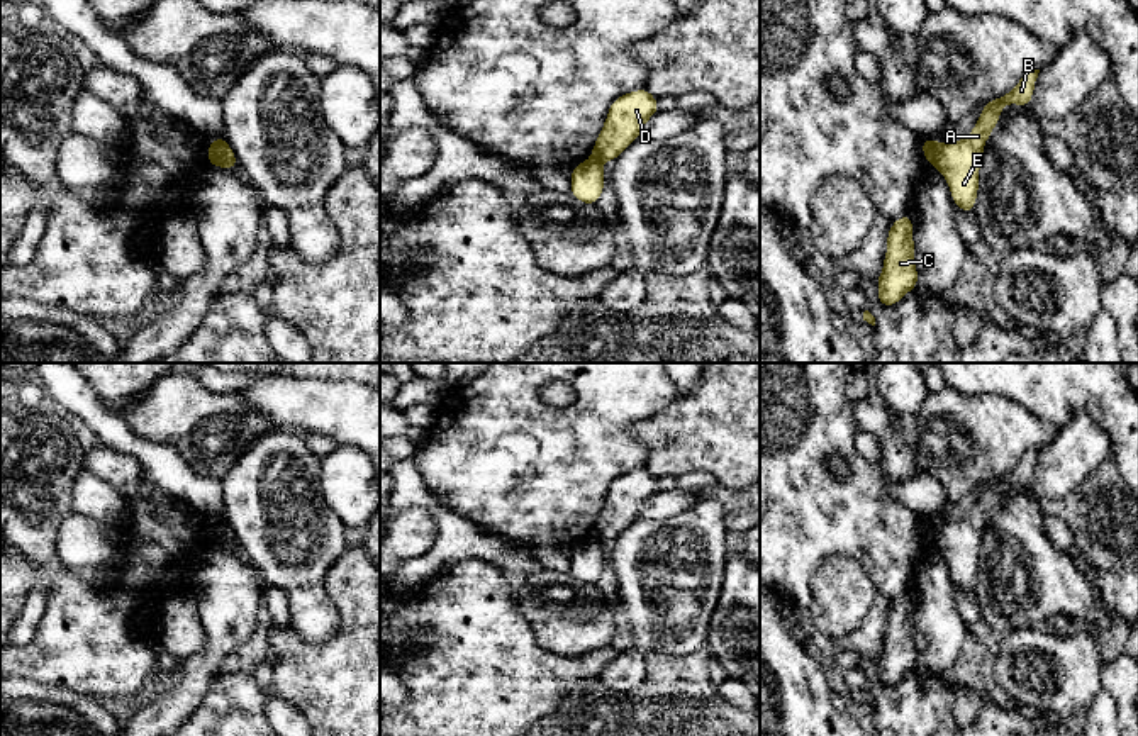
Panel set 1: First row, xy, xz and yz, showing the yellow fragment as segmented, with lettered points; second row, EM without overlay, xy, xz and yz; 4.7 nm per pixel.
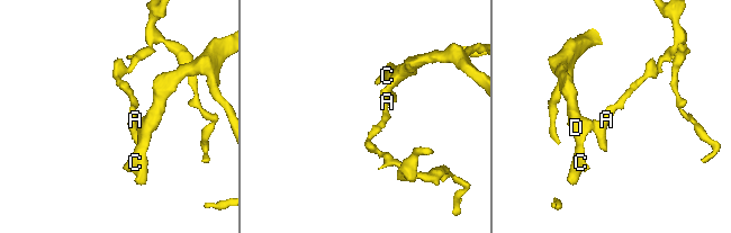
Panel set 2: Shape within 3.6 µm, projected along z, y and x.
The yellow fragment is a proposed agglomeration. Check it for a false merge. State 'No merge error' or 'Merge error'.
Merge error

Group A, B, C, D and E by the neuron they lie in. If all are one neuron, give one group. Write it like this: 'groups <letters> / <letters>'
groups A B E / C D

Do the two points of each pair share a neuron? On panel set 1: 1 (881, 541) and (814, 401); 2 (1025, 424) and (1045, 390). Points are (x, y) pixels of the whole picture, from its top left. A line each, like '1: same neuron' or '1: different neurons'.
1: same neuron
2: different neurons

